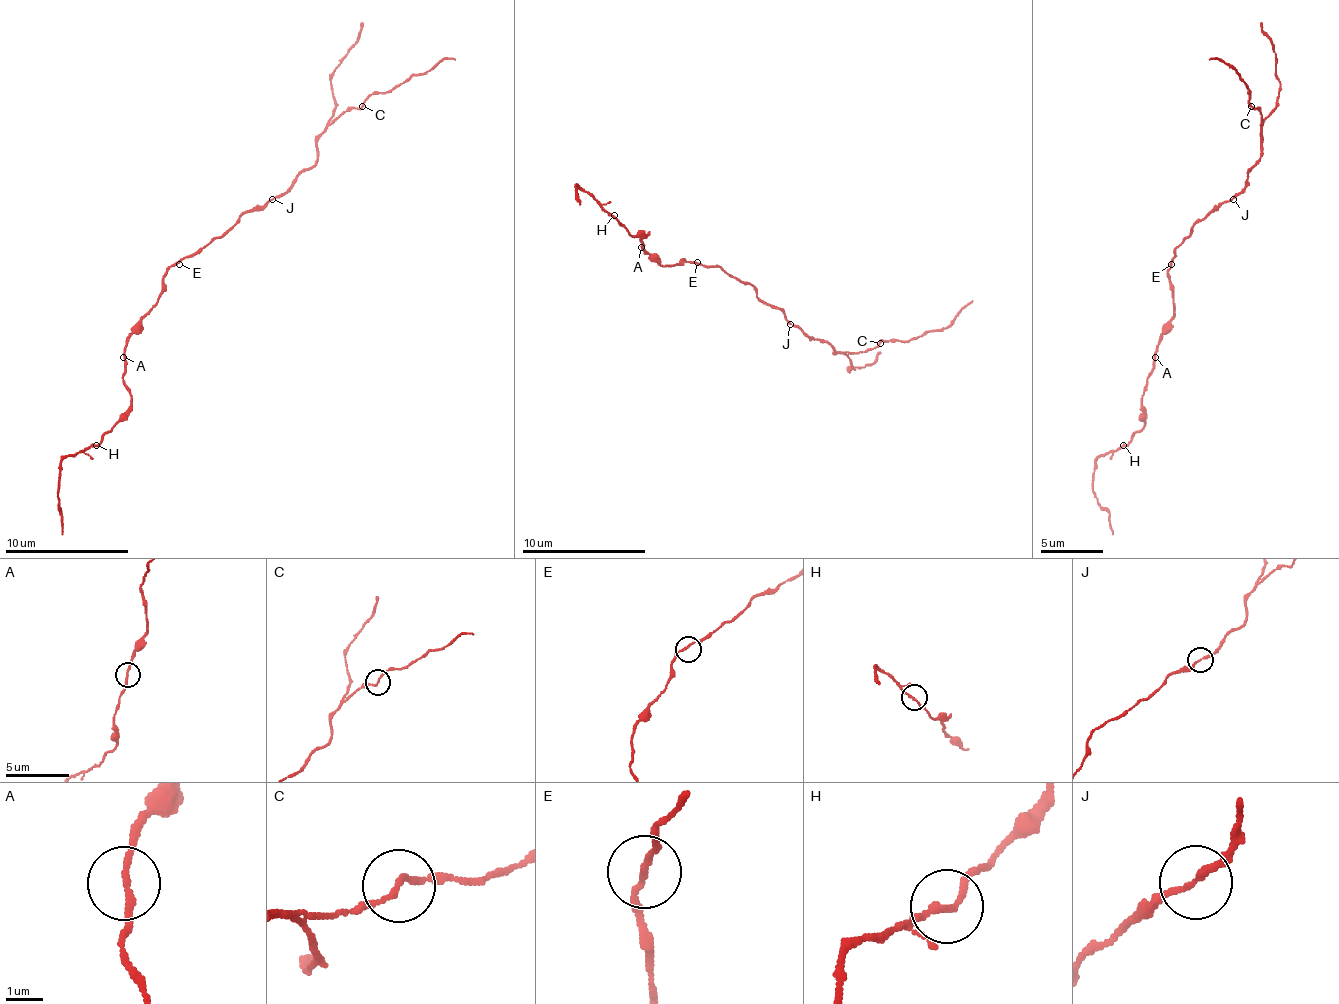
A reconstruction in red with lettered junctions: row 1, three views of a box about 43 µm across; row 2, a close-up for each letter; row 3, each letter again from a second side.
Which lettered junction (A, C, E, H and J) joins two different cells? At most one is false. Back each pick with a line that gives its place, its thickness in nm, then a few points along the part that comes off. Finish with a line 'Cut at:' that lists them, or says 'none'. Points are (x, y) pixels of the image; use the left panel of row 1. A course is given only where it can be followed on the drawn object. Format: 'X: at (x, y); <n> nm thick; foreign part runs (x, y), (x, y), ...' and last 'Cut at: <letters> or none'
Cut at: none

